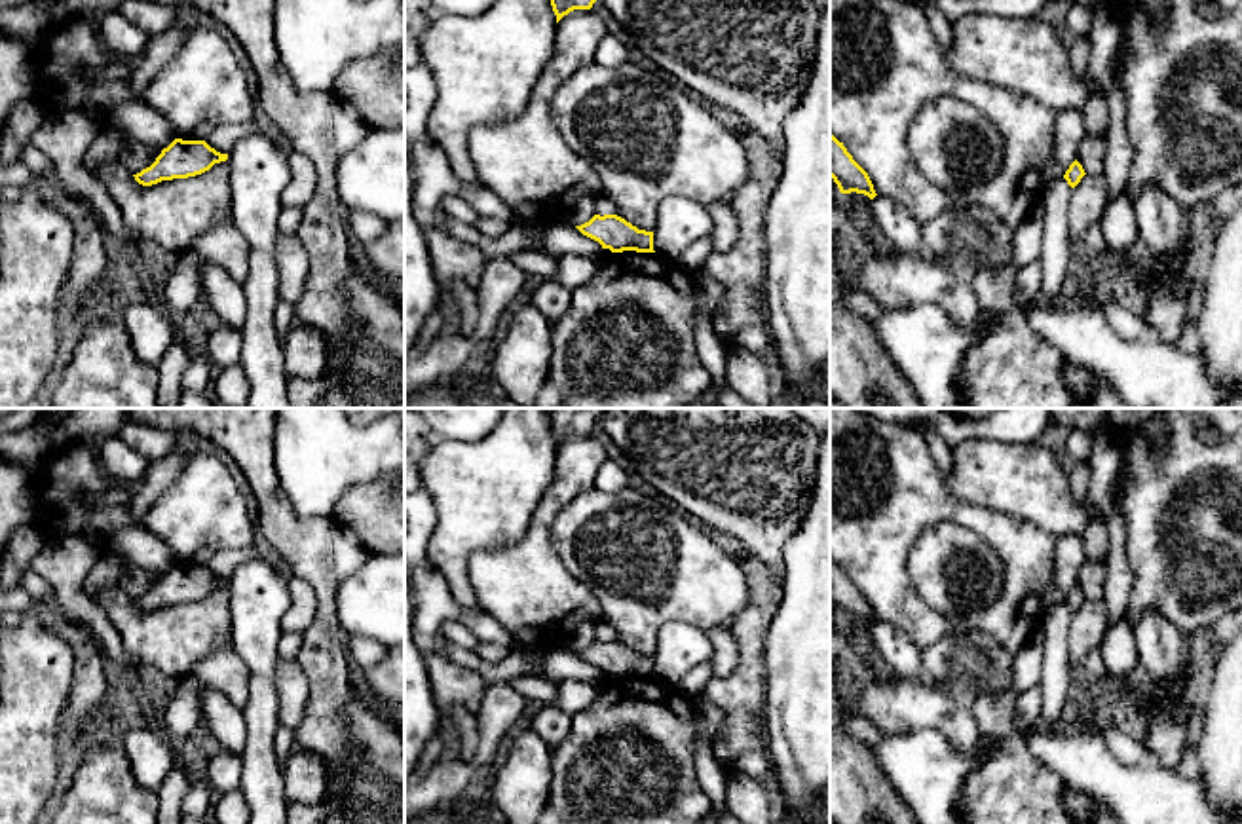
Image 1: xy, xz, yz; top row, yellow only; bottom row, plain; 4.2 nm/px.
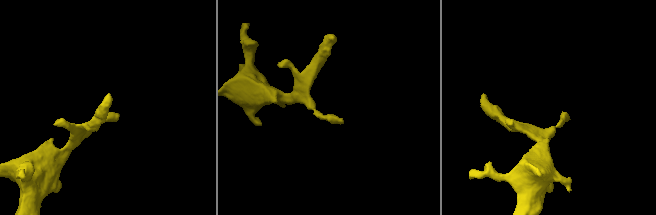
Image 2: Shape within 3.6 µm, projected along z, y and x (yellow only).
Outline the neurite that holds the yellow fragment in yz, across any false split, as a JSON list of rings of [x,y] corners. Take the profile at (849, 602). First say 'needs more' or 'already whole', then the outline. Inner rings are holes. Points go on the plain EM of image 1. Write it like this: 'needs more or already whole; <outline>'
already whole; [[[830,558],[830,602],[841,619],[864,619],[874,625],[877,619],[868,598],[853,585],[843,568]]]

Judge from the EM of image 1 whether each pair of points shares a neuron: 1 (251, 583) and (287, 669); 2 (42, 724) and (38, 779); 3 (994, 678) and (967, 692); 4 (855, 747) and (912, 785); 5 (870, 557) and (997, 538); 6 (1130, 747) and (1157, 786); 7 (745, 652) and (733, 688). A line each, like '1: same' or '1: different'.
1: different
2: same
3: same
4: different
5: same
6: different
7: same

